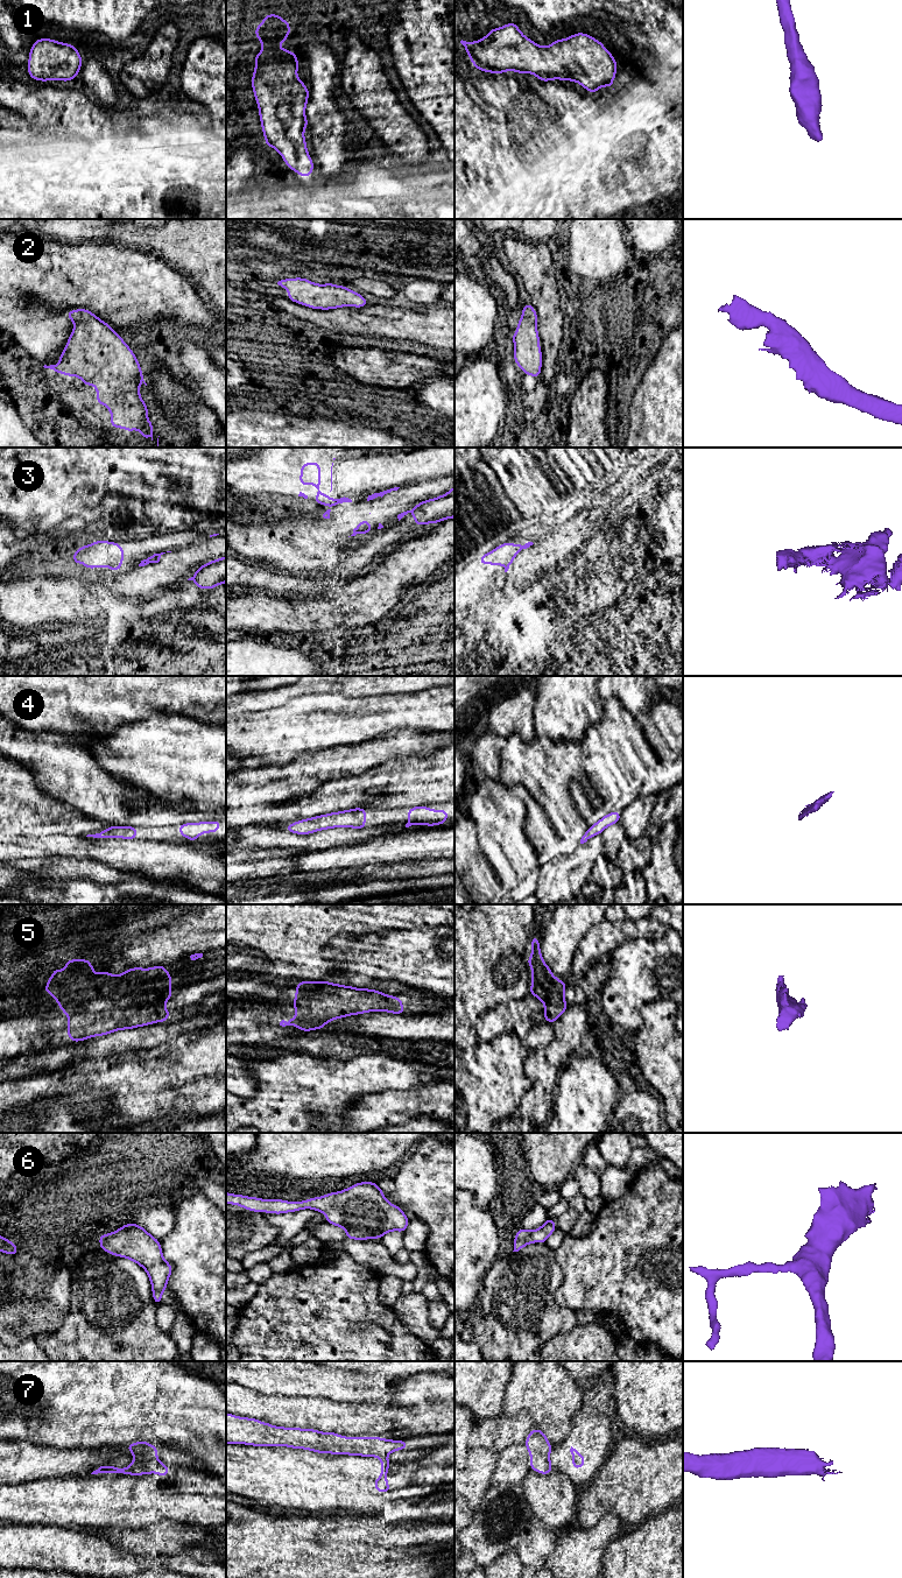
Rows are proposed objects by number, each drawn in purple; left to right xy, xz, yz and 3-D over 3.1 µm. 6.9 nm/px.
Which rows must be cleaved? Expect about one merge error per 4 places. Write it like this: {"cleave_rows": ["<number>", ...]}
{"cleave_rows": ["7"]}

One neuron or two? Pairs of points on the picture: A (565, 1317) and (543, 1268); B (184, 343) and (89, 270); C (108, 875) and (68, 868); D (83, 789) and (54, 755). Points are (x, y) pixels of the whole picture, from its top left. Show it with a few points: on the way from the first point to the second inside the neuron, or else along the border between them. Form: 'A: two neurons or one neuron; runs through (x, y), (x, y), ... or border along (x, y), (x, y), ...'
A: one neuron; runs through (552, 1308), (543, 1298), (543, 1281)
B: two neurons; border along (173, 329), (183, 329), (185, 331)
C: one neuron; runs through (98, 872), (78, 868)
D: one neuron; runs through (78, 781), (62, 763)

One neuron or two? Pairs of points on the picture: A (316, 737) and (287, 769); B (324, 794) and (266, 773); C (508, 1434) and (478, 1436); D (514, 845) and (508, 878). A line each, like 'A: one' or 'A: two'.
A: two
B: two
C: one
D: one

